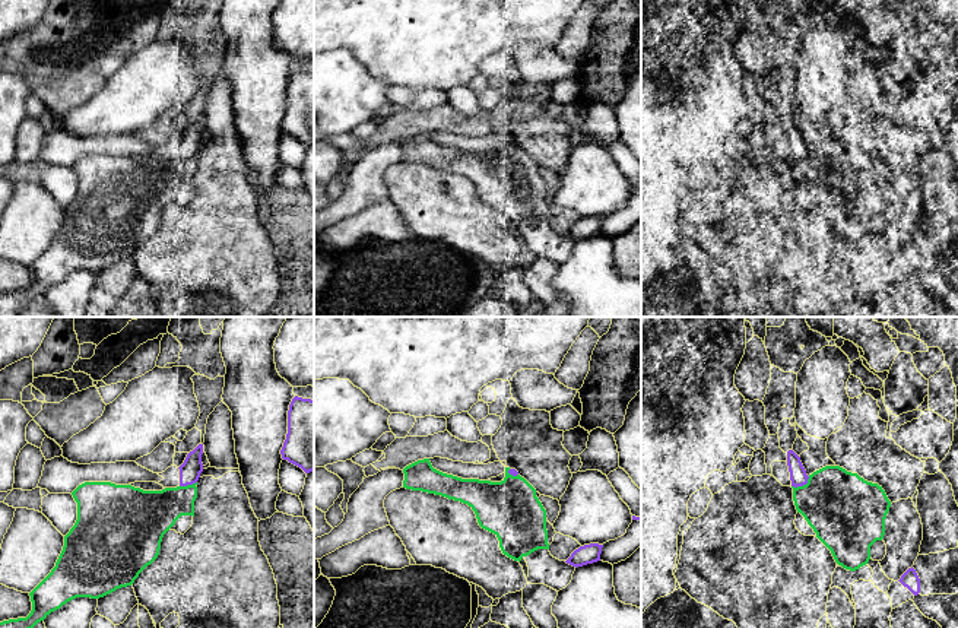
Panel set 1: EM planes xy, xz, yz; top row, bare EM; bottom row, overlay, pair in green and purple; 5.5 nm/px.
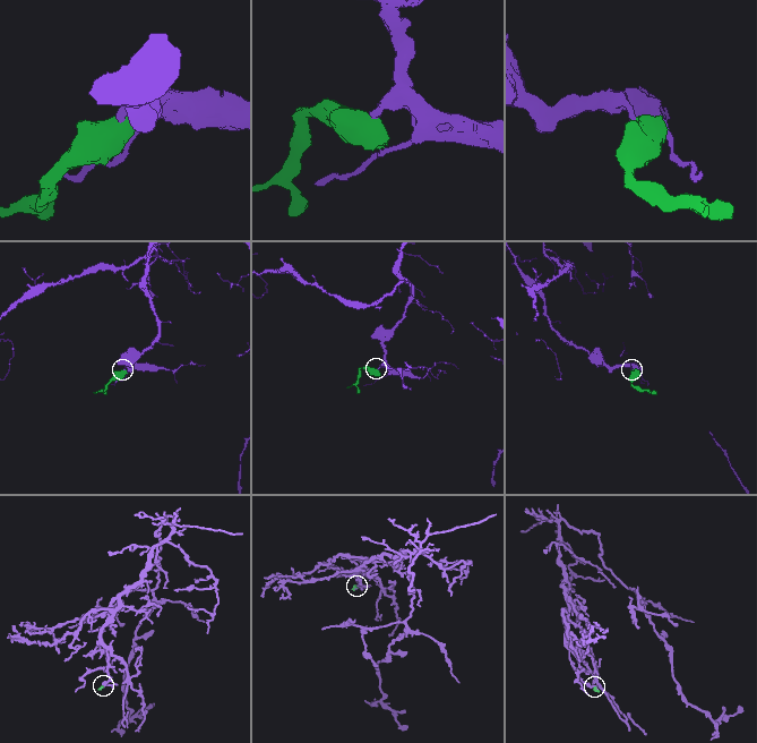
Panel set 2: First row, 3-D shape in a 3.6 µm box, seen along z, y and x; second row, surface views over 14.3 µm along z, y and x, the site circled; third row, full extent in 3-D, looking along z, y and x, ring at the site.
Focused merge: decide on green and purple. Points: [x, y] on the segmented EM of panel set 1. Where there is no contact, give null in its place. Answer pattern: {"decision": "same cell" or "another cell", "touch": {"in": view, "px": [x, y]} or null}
{"decision": "another cell", "touch": {"in": "yz", "px": [803, 485]}}

